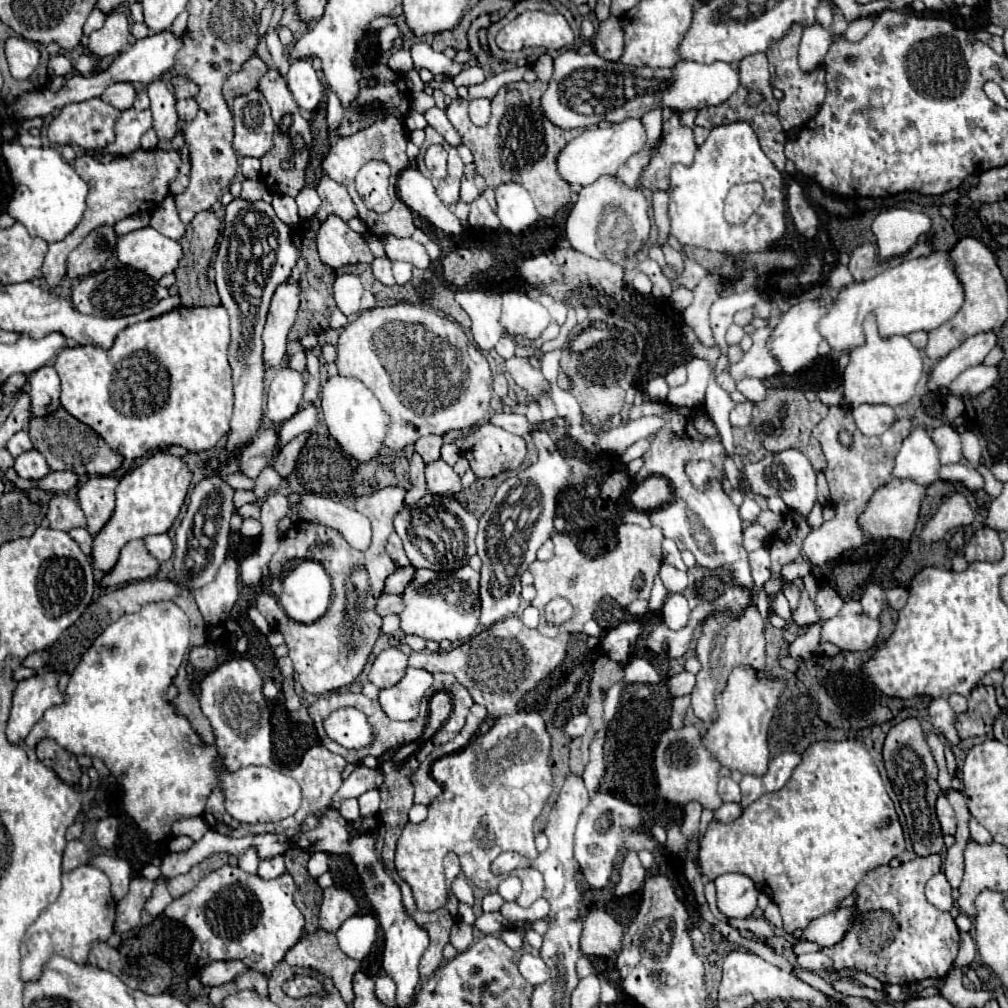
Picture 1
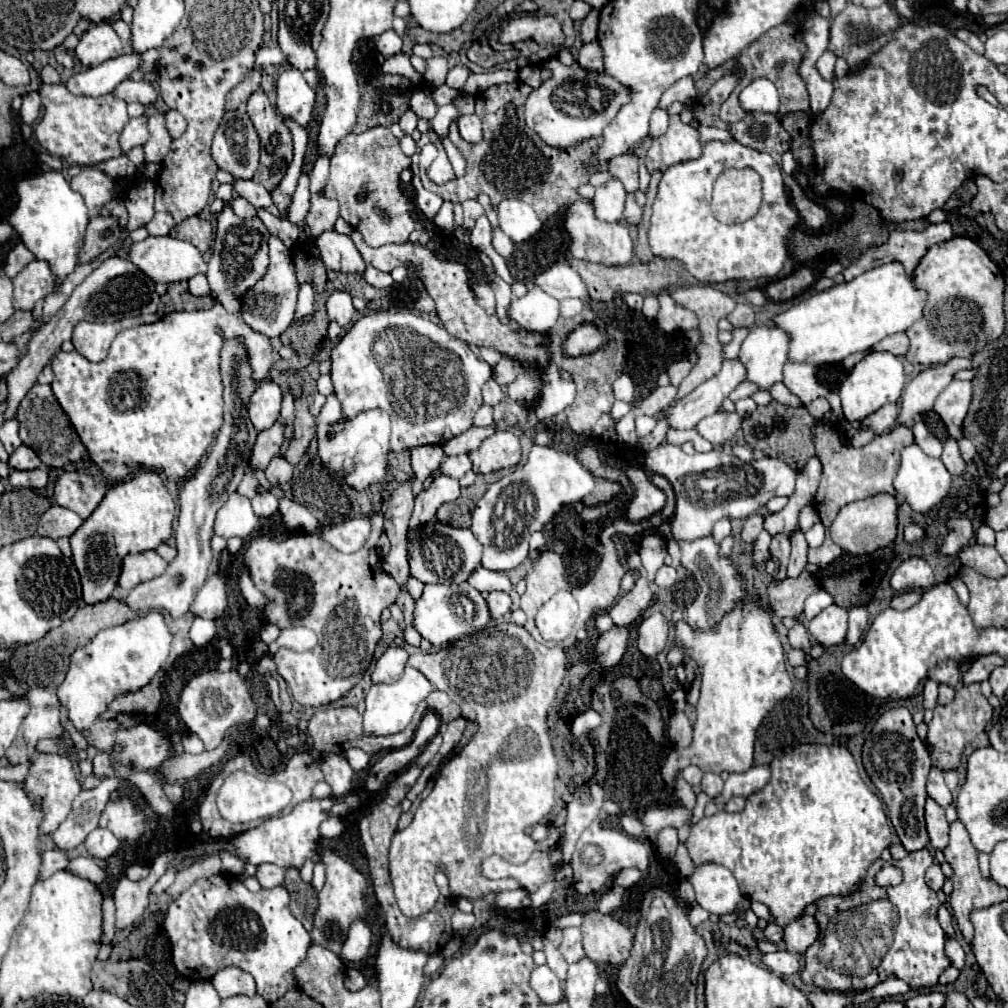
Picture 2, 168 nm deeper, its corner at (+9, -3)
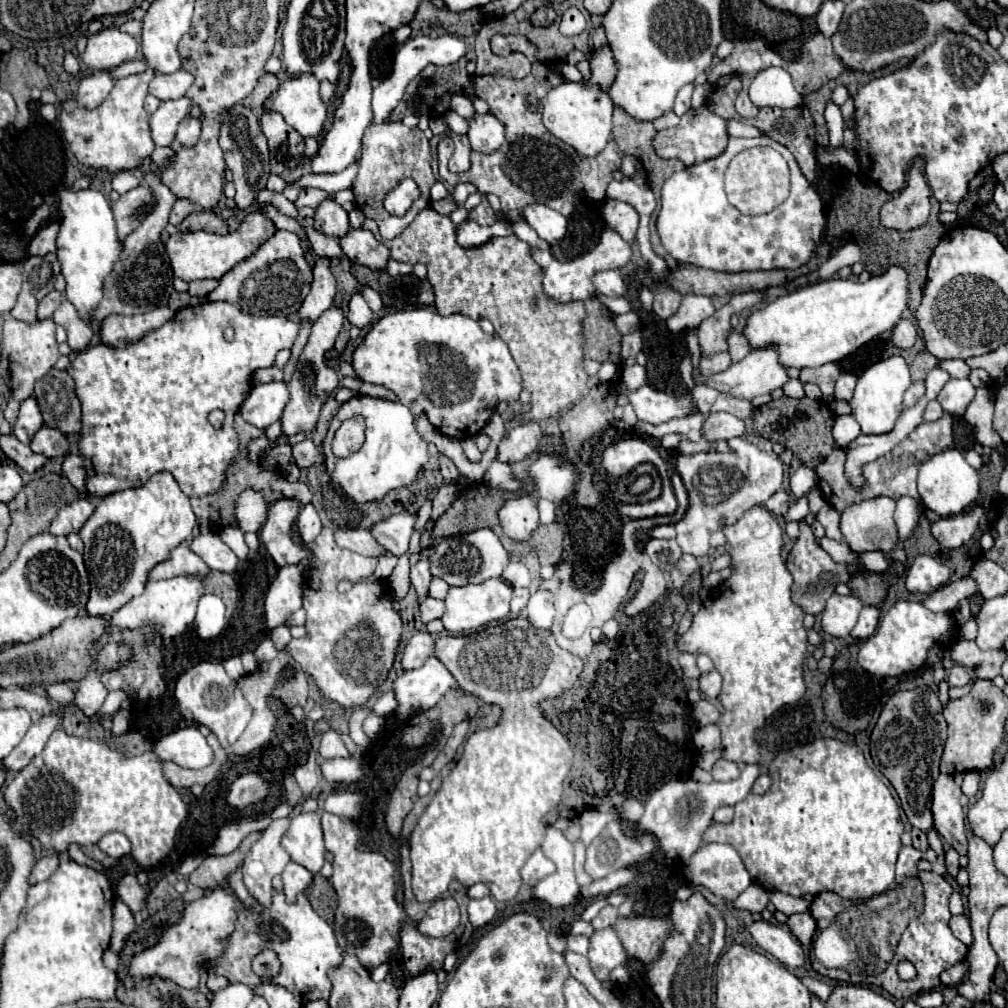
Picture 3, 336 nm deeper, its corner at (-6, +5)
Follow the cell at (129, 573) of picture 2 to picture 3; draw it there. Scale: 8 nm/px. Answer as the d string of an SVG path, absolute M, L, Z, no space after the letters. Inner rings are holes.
M186 542L176 546L168 558L168 562L160 562L160 566L154 566L148 574L148 580L164 580L174 578L180 574L200 574L206 576L210 568L188 548Z

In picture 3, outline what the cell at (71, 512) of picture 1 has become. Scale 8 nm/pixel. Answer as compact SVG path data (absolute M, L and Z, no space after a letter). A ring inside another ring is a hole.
M80 496L78 500L74 500L58 510L58 516L52 520L50 534L68 536L70 532L78 532L82 528L82 524L92 516L92 512L94 512L94 502L86 496Z

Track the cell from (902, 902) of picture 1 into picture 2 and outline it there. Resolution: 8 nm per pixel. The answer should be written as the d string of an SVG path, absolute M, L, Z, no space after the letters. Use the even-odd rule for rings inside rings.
M915 850L915 852L909 852L907 858L903 860L897 860L897 866L903 870L903 882L899 886L889 886L889 888L881 888L875 884L875 874L881 870L881 860L873 862L873 866L867 870L867 876L865 876L865 884L861 886L861 890L853 896L847 896L847 898L841 898L841 896L827 896L827 898L821 898L821 904L853 904L853 906L859 906L863 902L873 902L873 900L879 900L879 898L887 898L891 900L897 910L899 910L899 924L897 924L897 936L895 936L895 942L893 946L887 950L887 954L881 958L879 966L869 970L865 976L847 976L847 974L841 974L837 972L839 976L839 984L843 984L845 980L845 990L849 992L863 992L863 990L869 990L873 986L877 986L879 982L883 982L889 974L895 974L899 976L901 980L905 980L911 990L927 990L927 988L933 988L937 984L937 978L939 974L951 964L949 958L945 956L943 952L943 944L945 944L945 932L941 930L939 922L937 922L937 910L941 906L937 894L925 884L925 870L933 864L933 858L931 858L931 852L929 850Z

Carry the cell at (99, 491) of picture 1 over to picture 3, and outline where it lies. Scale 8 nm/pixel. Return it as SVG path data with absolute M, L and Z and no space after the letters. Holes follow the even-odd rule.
M68 454L64 464L62 464L62 470L64 470L64 476L72 482L72 486L80 492L80 494L88 494L86 490L86 484L90 480L90 474L88 470L84 468L84 458L78 456L78 454Z

